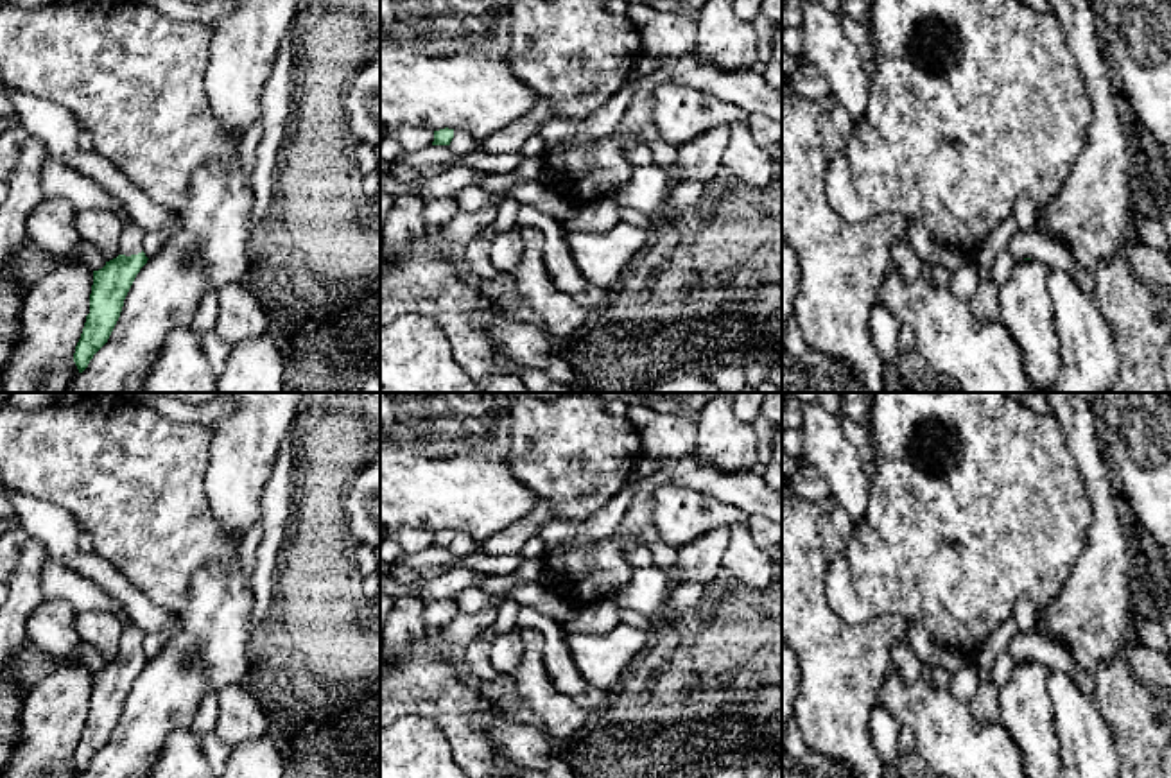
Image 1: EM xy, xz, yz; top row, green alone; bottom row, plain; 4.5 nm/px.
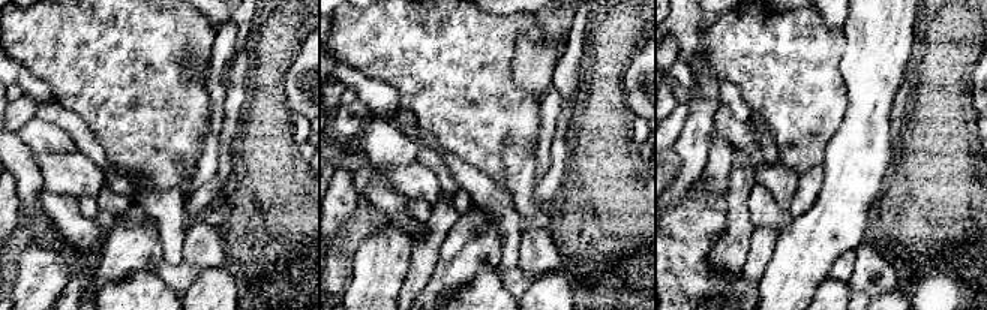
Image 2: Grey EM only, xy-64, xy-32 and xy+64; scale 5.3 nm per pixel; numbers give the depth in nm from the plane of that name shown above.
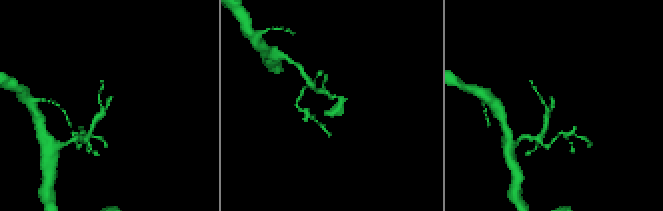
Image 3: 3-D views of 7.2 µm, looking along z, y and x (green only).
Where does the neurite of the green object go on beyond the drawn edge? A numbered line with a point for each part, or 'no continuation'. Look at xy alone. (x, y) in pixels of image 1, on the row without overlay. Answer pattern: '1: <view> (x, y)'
1: xy (56, 579)

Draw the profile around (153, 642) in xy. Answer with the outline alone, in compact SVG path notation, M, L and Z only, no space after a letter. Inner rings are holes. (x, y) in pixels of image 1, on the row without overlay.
M145 631L142 653L145 654L147 660L152 660L154 656L161 653L165 644L167 644L167 638L163 633Z

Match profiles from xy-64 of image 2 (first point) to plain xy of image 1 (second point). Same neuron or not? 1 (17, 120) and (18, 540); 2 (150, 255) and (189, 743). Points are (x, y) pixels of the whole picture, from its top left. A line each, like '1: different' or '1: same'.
1: same
2: different

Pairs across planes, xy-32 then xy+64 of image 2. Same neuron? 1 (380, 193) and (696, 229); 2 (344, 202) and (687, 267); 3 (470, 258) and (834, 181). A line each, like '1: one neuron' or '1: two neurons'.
1: two neurons
2: two neurons
3: one neuron

